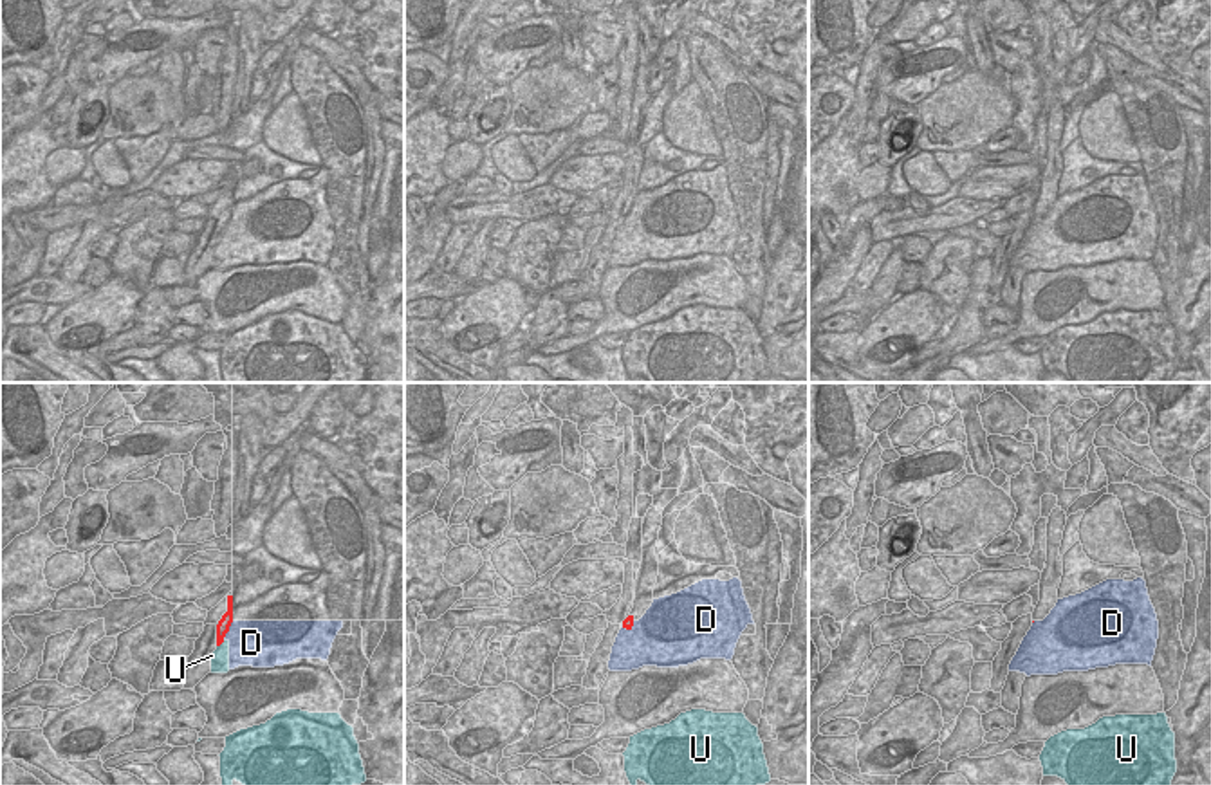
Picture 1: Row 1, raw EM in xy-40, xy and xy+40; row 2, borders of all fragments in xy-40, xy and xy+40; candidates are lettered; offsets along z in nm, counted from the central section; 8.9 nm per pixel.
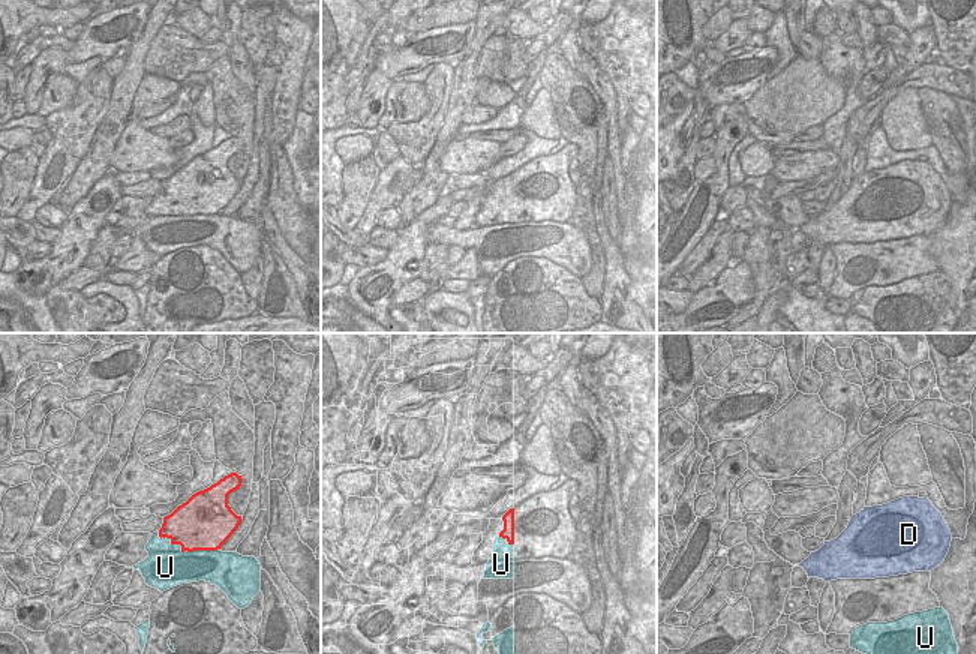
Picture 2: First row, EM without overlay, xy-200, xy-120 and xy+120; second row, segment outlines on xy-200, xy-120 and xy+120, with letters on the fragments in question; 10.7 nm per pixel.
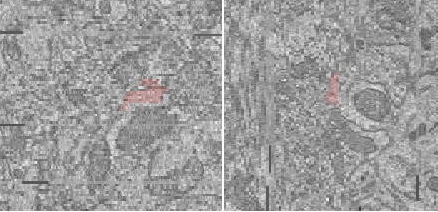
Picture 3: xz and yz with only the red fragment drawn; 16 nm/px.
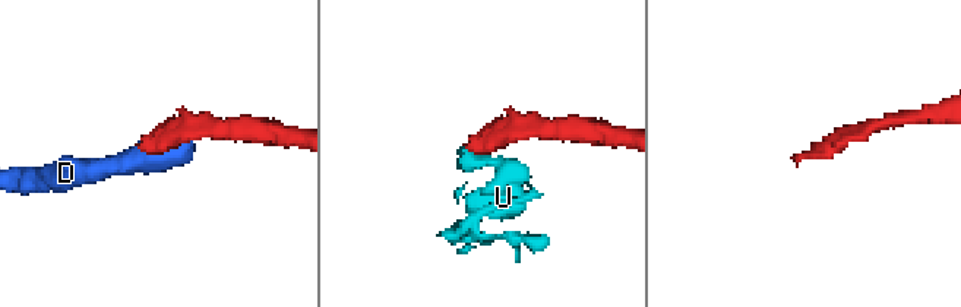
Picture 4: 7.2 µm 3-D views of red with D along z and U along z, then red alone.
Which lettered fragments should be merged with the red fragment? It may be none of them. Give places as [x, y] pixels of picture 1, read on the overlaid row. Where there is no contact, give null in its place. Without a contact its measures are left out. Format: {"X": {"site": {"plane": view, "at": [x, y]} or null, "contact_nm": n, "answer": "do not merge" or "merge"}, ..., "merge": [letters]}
{"D": {"site": {"plane": "xy-40", "at": [228, 630]}, "contact_nm": 190, "answer": "merge"}, "U": {"site": {"plane": "xy-40", "at": [221, 643]}, "contact_nm": 110, "answer": "do not merge"}, "merge": ["D"]}

